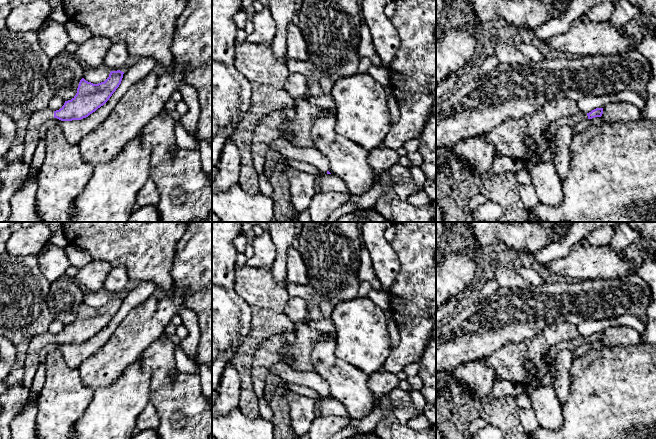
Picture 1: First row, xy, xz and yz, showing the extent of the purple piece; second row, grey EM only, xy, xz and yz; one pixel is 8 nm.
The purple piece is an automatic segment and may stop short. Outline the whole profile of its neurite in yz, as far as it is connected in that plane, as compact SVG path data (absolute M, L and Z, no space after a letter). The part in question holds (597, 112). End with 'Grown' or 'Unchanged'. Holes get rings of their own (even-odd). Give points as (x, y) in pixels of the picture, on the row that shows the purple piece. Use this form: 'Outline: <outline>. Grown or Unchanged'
Outline: M596 108L589 113L583 113L583 112L579 111L574 116L561 117L561 118L555 120L549 126L549 132L550 132L552 141L554 140L555 133L561 126L568 125L568 126L574 128L582 120L592 119L595 117L601 117L602 114L603 114L603 108Z. Grown

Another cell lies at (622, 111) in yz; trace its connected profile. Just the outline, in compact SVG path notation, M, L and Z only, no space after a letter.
M625 101L607 103L603 107L601 117L605 122L630 122L638 121L642 118L640 109L632 103Z

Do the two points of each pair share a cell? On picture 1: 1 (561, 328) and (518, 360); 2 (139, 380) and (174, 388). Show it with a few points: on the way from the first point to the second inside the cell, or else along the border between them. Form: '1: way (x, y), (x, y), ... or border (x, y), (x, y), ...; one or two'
1: way (550, 336), (534, 350), (529, 350); one
2: border (140, 360), (140, 365), (150, 375), (150, 400); two

